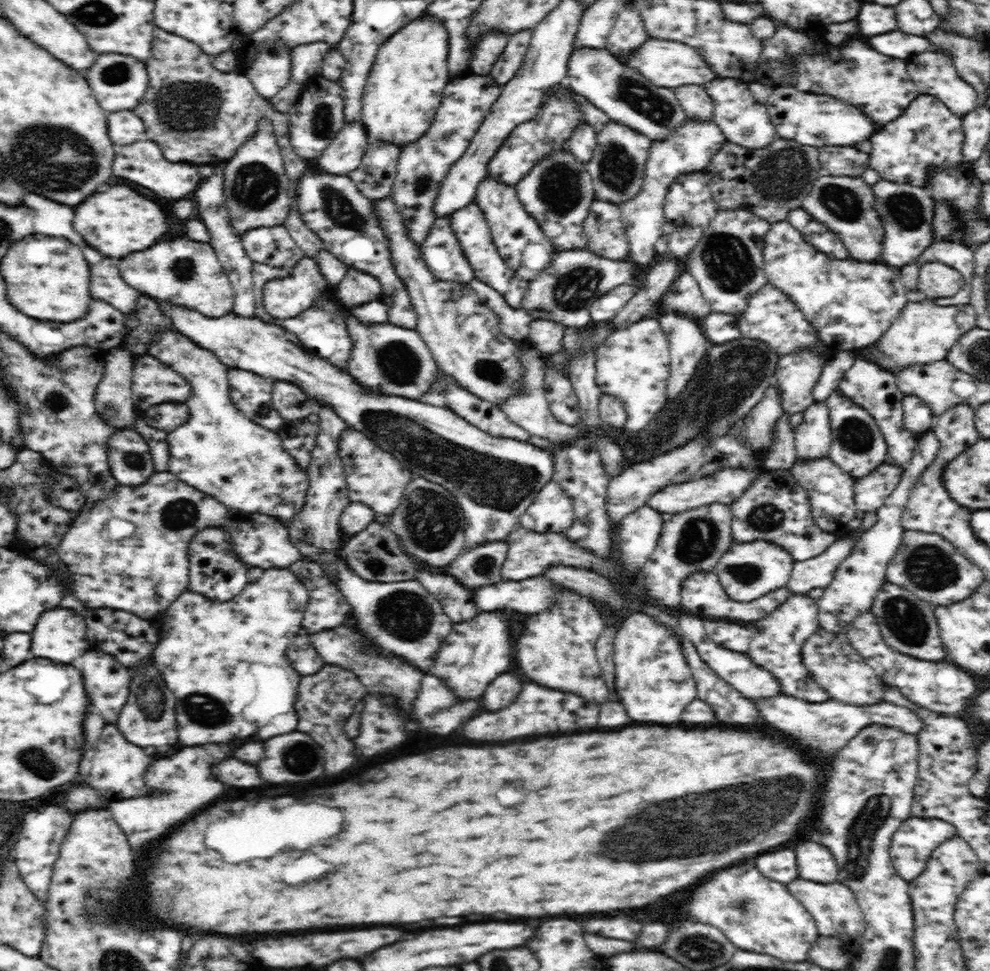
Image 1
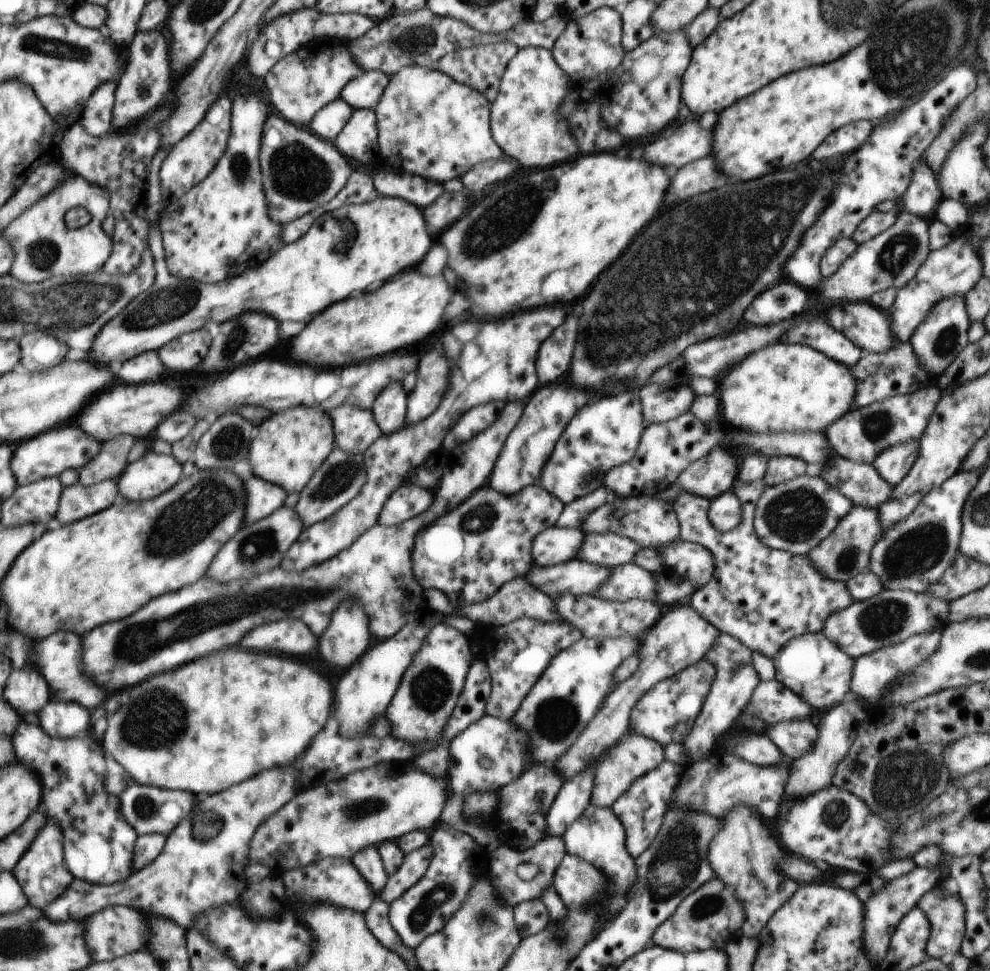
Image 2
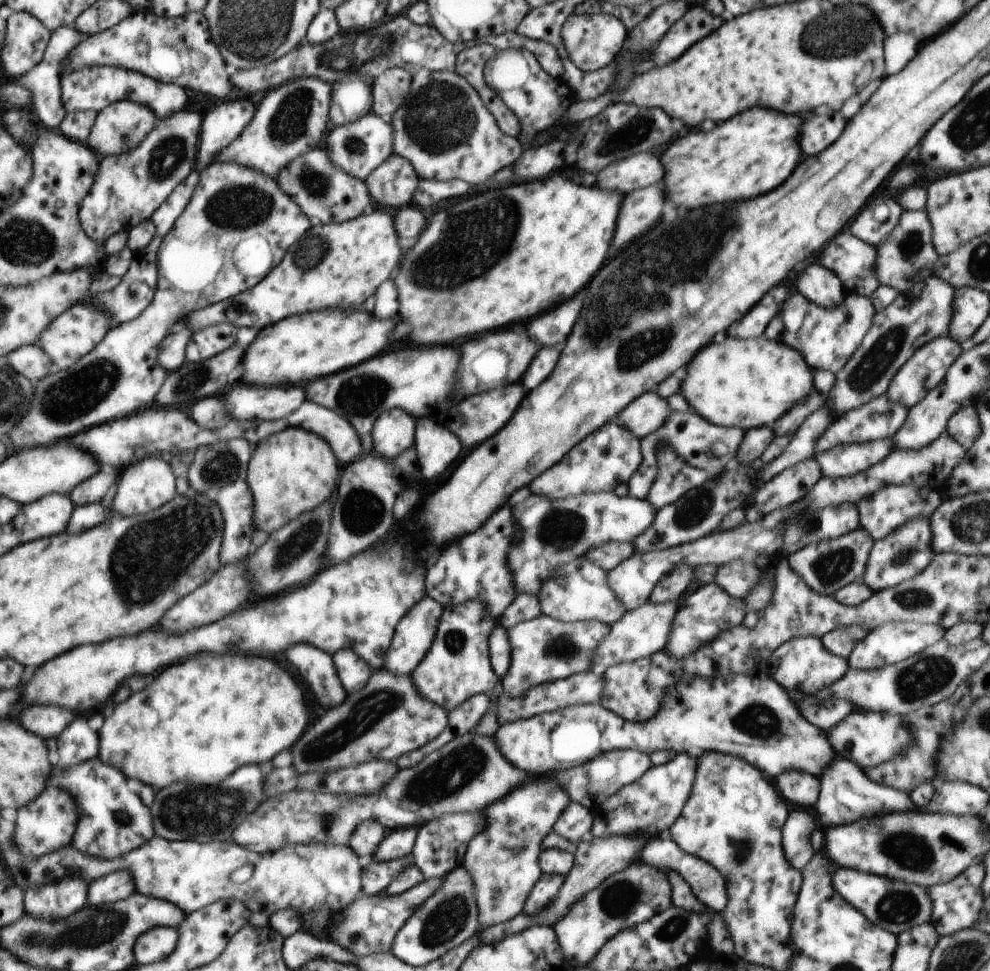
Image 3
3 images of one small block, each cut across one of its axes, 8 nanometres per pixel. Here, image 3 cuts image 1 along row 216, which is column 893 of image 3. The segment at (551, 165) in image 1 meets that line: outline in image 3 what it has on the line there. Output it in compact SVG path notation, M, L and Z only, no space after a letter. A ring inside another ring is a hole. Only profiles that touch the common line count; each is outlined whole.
M923 517L907 522L886 538L875 541L860 581L875 593L892 588L924 571L936 556L931 548L932 533L929 518Z

